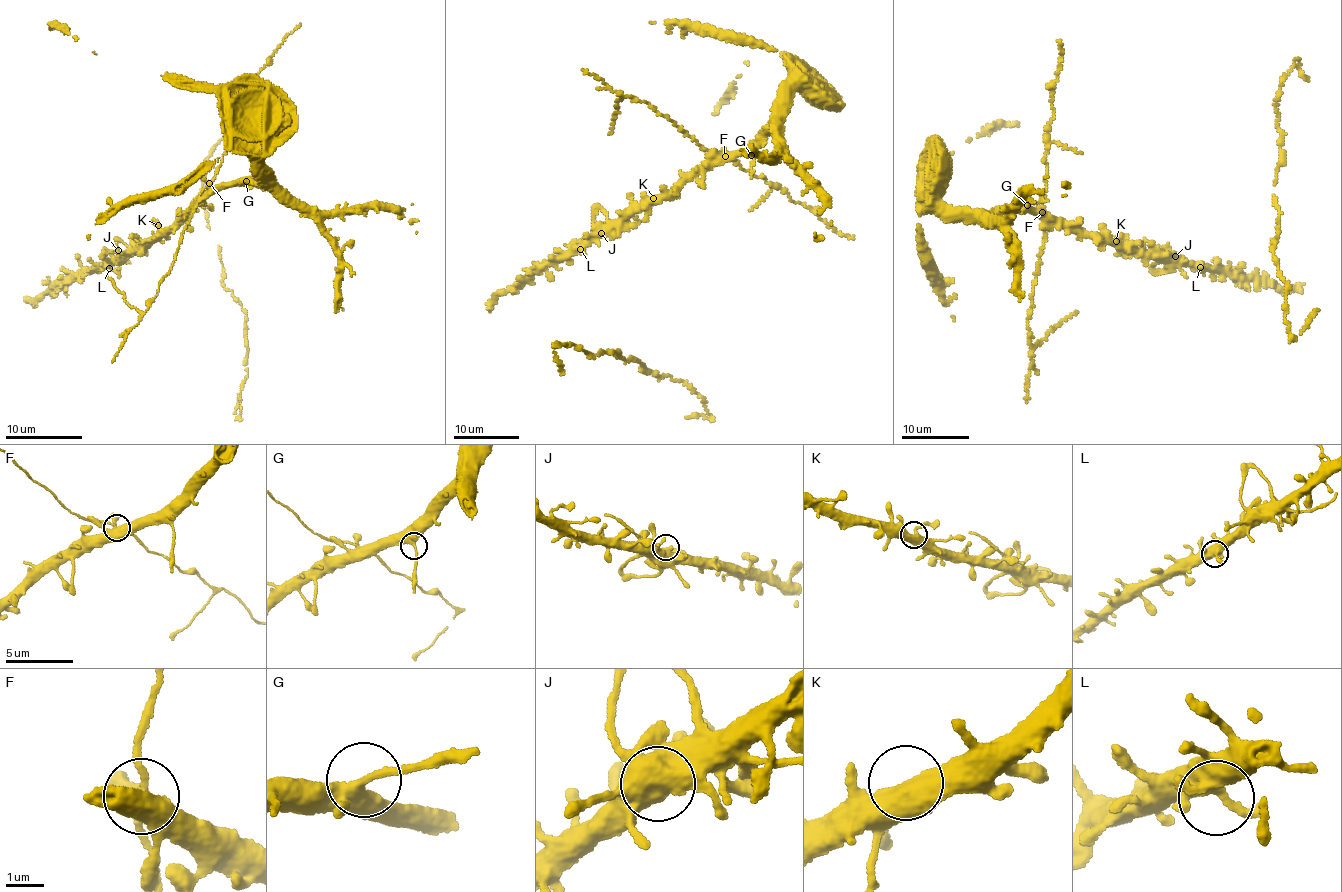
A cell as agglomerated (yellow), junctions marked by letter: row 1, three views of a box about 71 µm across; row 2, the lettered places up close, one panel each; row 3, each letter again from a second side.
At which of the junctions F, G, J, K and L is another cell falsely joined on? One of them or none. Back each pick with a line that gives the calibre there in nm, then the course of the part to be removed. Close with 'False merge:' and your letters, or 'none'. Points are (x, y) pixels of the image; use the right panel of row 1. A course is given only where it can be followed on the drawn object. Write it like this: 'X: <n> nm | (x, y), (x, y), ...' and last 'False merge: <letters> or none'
False merge: none

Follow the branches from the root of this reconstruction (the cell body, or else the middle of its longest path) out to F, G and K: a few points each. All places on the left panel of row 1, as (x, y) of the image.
F: (192, 209), (210, 195), (209, 183)
G: (192, 209), (201, 201), (202, 196), (246, 181)
K: (192, 209), (183, 213), (175, 225), (161, 229), (158, 225)

